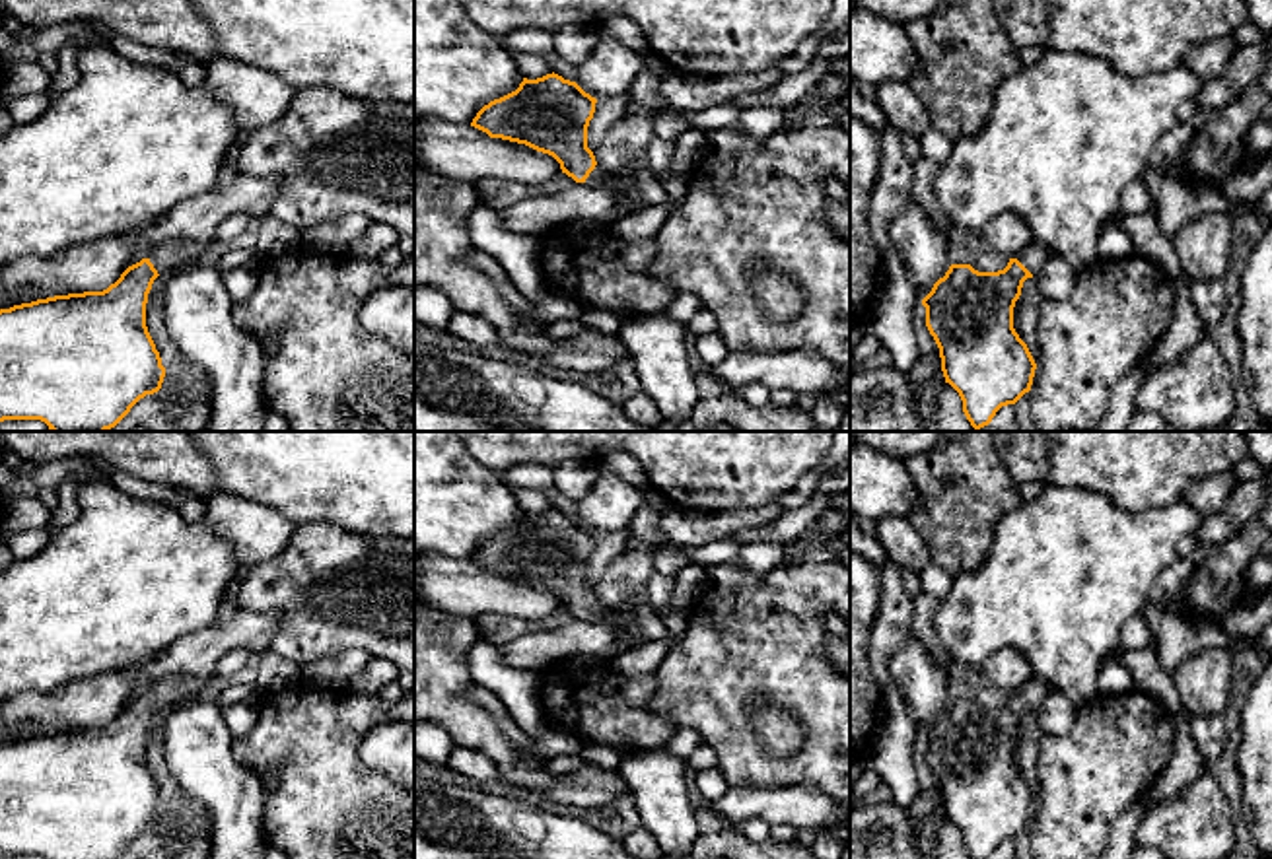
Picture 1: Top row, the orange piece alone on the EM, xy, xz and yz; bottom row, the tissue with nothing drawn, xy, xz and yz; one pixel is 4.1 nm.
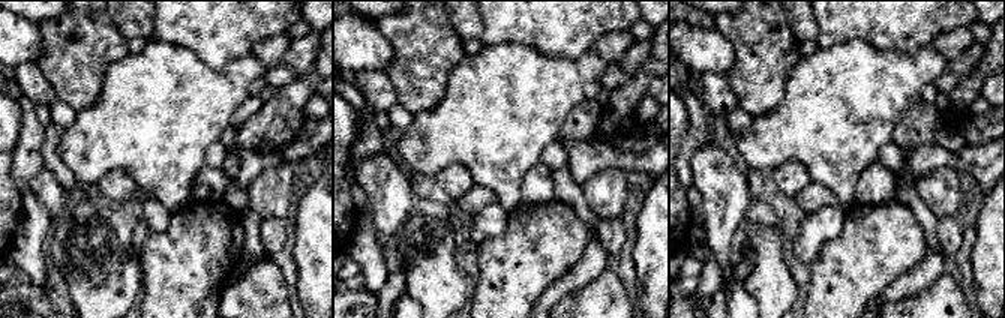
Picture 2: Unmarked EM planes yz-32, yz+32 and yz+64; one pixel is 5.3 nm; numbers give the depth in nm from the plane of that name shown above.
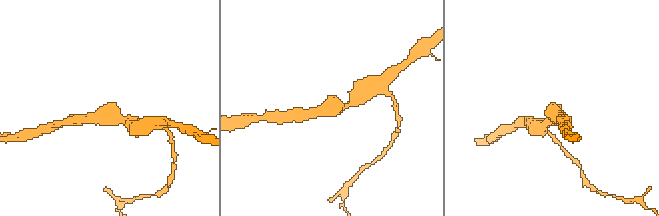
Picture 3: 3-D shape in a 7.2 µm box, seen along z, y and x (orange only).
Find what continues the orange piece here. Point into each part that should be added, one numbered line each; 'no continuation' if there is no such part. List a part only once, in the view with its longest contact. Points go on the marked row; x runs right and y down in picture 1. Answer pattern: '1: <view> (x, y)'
1: xz (600, 177)

